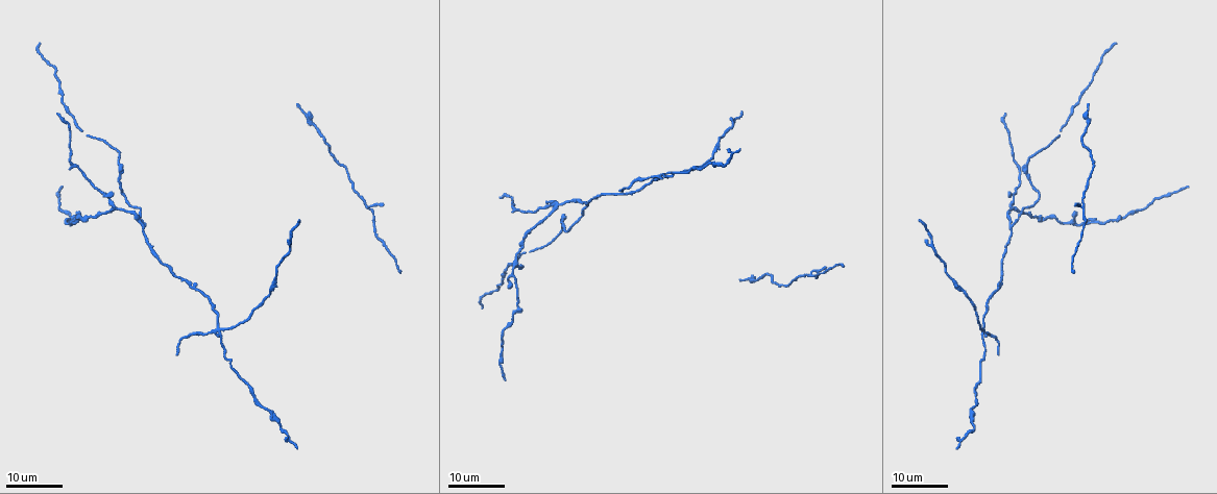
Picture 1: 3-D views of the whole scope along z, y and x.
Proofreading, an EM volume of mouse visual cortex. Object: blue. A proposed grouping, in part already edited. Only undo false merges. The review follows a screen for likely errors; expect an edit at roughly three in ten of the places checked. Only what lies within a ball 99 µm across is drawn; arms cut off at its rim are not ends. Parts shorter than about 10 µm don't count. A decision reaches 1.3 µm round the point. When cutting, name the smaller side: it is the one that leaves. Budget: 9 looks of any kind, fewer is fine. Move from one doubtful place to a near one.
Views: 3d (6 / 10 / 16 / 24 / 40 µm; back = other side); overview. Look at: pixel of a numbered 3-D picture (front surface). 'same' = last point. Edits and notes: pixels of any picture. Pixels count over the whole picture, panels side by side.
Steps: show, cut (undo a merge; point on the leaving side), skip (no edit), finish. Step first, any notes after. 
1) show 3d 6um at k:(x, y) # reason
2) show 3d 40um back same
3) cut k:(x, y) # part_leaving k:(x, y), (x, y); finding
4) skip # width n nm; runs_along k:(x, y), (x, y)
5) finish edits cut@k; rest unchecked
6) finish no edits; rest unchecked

show 3d 16um at 1:(144, 227) # a fork

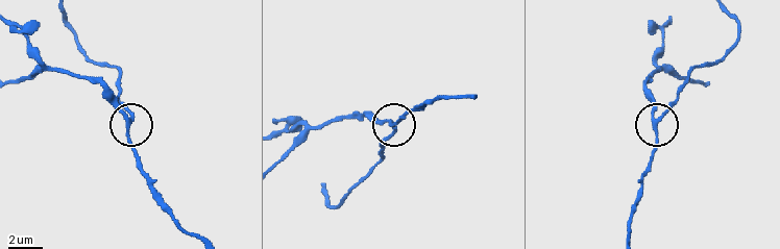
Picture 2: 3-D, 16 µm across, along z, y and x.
show 3d 6um at 2:(657, 119)

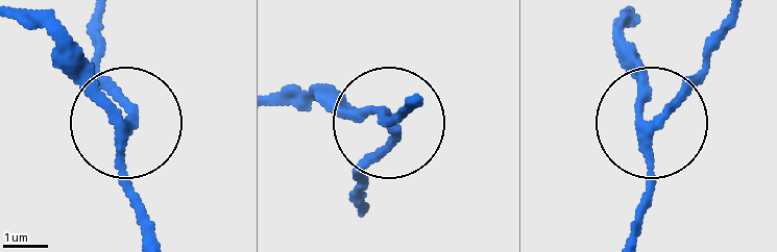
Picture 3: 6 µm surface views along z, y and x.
skip # runs_along 3:(632, 231), (647, 197), (647, 130), (613, 22); continuous, no second neuron

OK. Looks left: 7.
show 3d 24um at 1:(557, 205) # three-way junction

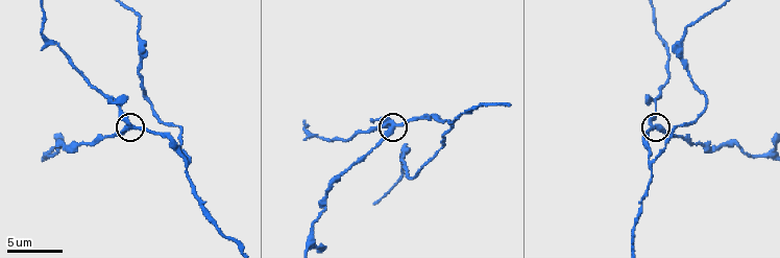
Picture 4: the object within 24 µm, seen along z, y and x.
show 3d 6um at 4:(656, 127)

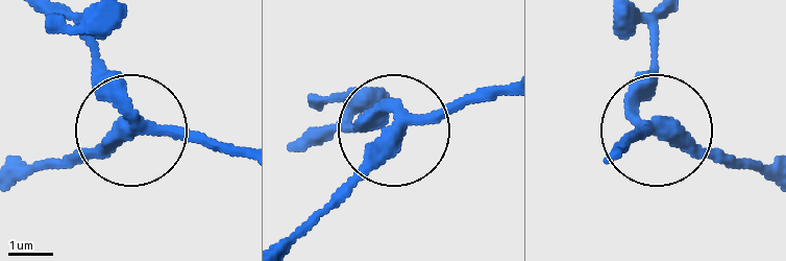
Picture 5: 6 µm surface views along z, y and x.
skip # arms 3; runs_along 5:(497, 89), (396, 126), (374, 119), (329, 131); one neuron here

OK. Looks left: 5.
show 3d 16um at 1:(986, 300) # thick turns thin

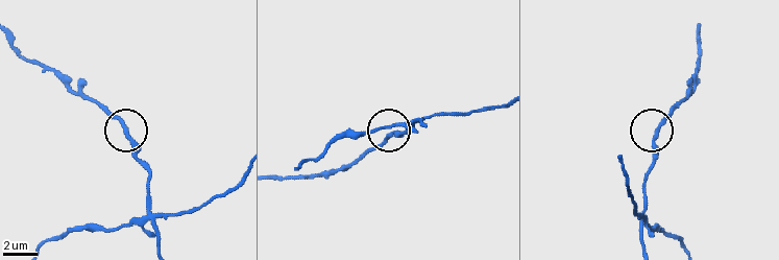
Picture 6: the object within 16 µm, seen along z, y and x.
show 3d 6um at 6:(127, 130)

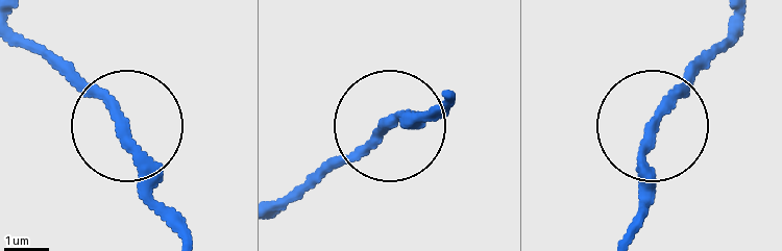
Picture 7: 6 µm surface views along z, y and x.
show 3d 6um back at 7:(651, 129) # other side

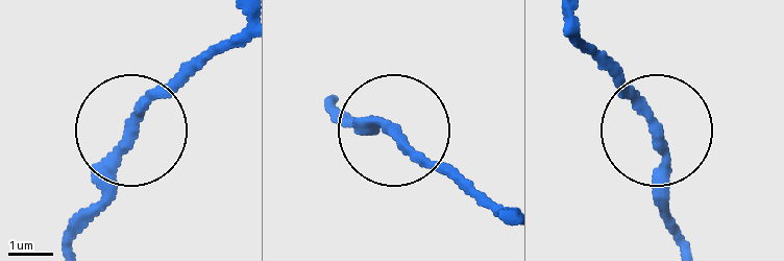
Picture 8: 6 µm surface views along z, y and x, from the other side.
skip # width 230 nm; all the same neuron

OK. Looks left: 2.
show 3d 24um at 1:(220, 333) # four-way junction

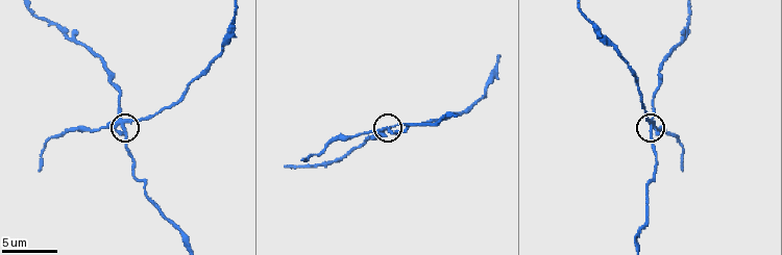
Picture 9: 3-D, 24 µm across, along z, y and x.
show 3d 6um at 9:(650, 129) # zoom in

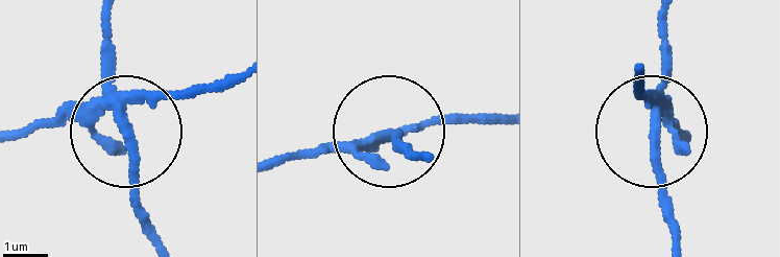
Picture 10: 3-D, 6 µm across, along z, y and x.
cut 10:(47, 119) # part_leaving 10:(116, 106), (235, 83); a second neuron is stuck on

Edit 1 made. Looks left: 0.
finish edits cut@10; rest unchecked

